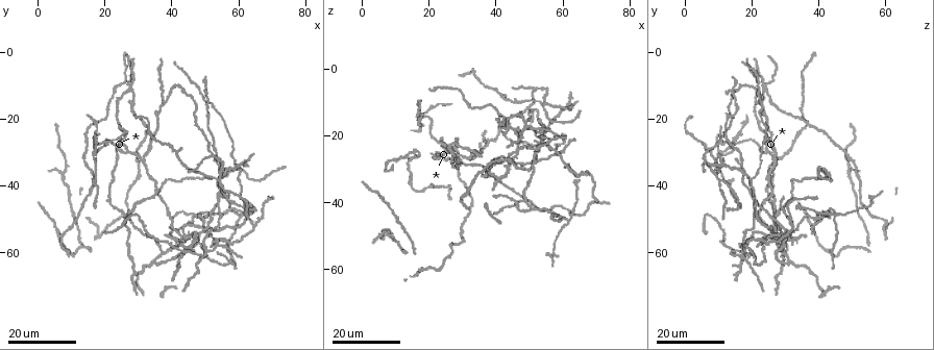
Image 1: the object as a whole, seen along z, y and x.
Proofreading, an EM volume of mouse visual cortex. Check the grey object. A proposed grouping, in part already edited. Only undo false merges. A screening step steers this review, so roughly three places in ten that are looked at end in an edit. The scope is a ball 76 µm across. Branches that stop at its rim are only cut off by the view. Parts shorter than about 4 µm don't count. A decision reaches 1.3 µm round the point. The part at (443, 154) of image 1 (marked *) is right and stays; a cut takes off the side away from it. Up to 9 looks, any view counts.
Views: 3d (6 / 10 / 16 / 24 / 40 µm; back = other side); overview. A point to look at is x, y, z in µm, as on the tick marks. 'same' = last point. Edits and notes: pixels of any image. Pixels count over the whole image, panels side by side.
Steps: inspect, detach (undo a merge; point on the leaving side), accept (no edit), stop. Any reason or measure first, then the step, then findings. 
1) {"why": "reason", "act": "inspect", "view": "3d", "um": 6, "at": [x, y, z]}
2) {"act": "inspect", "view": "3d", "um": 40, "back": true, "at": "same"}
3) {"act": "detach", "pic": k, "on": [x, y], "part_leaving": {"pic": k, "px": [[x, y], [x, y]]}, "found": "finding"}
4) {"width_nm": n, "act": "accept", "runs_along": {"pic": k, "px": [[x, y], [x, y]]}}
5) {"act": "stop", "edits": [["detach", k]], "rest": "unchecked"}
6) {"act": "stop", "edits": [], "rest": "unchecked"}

{"why": "two arms at a narrow angle", "act": "inspect", "view": "3d", "um": 16, "at": [7.5, 36.5, 49.5]}

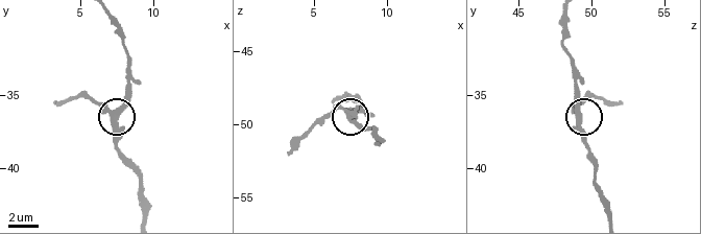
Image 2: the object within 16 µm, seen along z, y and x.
{"why": "zoom in", "act": "inspect", "view": "3d", "um": 10, "at": [7.4, 36.2, 49.0]}

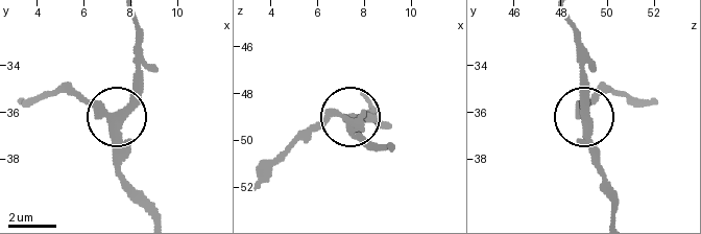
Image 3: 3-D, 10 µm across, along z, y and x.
{"why": "closer look", "act": "inspect", "view": "3d", "um": 6, "at": [7.5, 36.1, 49.0]}

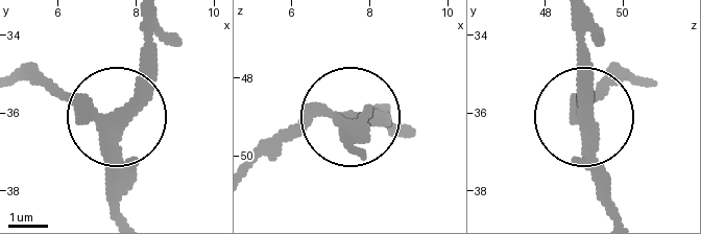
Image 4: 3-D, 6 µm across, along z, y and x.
{"side_arm_um": 5, "act": "accept", "runs_along": {"pic": 4, "px": [[123, 211], [120, 132], [37, 65]]}, "found": "all the same neuron"}

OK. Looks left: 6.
{"why": "a fork", "act": "inspect", "view": "3d", "um": 24, "at": [37.0, 60.0, 29.5]}

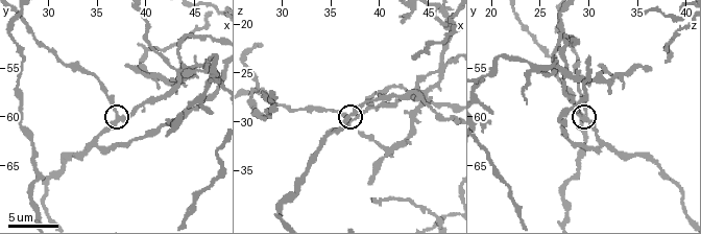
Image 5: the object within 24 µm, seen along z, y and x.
{"act": "inspect", "view": "3d", "um": 6, "at": [37.0, 60.2, 30.0]}

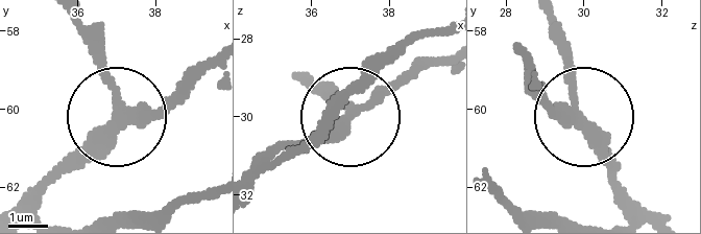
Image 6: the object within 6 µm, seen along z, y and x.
{"side_arm_um": 35, "arms": 3, "act": "accept", "found": "continuous, no second neuron"}

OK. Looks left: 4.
{"why": "a fork", "act": "inspect", "view": "3d", "um": 6, "at": [46.8, 54.8, 24.2]}

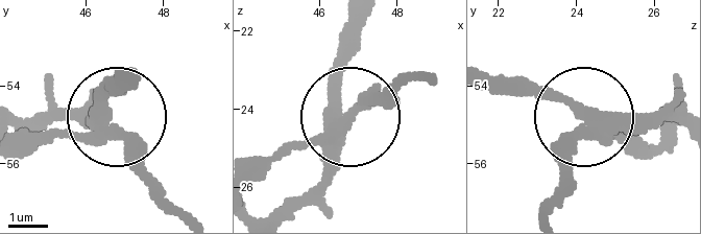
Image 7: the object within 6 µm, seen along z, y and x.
{"arms": 3, "act": "accept", "runs_along": {"pic": 7, "px": [[648, 150], [582, 127], [561, 197]]}, "found": "continuous, no second neuron"}

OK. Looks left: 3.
{"why": "three-way junction", "act": "inspect", "view": "3d", "um": 16, "at": [49.0, 49.0, 39.5]}

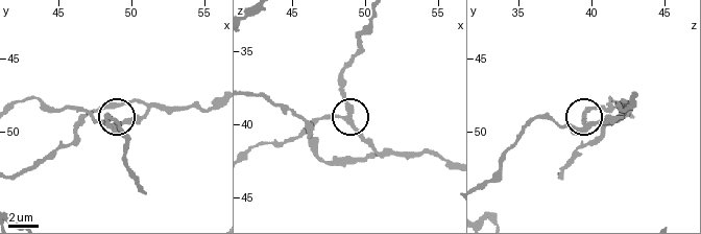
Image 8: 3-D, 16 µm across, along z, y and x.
{"act": "inspect", "view": "3d", "um": 10, "at": [48.4, 49.6, 39.6]}

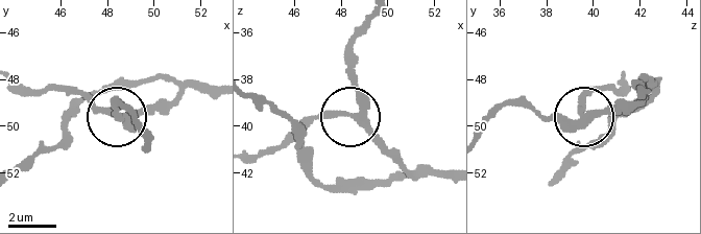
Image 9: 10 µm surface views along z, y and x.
{"why": "closer look", "act": "inspect", "view": "3d", "um": 6, "at": [48.4, 49.5, 39.6]}

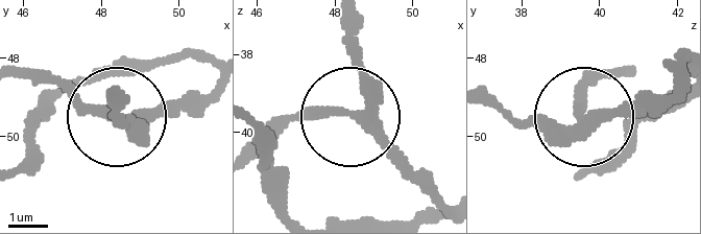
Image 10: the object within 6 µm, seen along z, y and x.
{"side_arm_um": 12, "act": "accept", "runs_along": {"pic": 10, "px": [[349, 20], [366, 90], [359, 110], [273, 119]]}, "found": "all the same neuron"}

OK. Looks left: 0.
{"act": "stop", "edits": [], "rest": "unchecked"}

